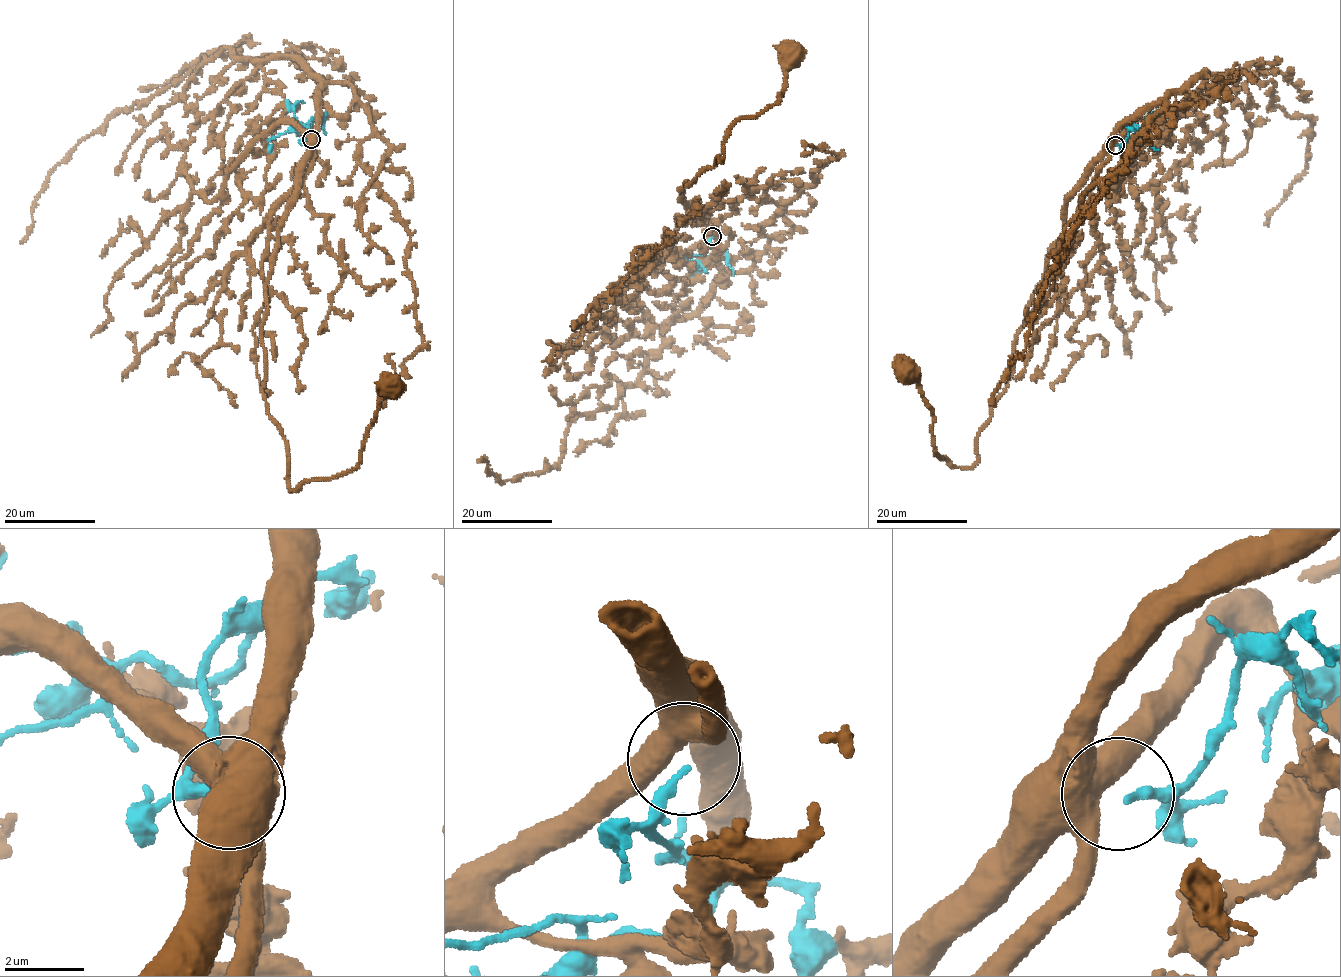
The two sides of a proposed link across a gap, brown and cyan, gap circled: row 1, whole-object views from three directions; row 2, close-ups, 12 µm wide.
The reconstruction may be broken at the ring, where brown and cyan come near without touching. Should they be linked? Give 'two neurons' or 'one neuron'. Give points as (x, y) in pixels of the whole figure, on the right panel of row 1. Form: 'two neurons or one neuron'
two neurons

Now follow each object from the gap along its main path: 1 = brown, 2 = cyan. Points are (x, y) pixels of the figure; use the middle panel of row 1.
1: (712, 235), (679, 189), (721, 160), (735, 123), (777, 102), (782, 65), (790, 56)
2: (712, 237), (710, 245), (715, 252), (713, 257), (699, 254), (678, 257), (673, 260), (679, 266)

